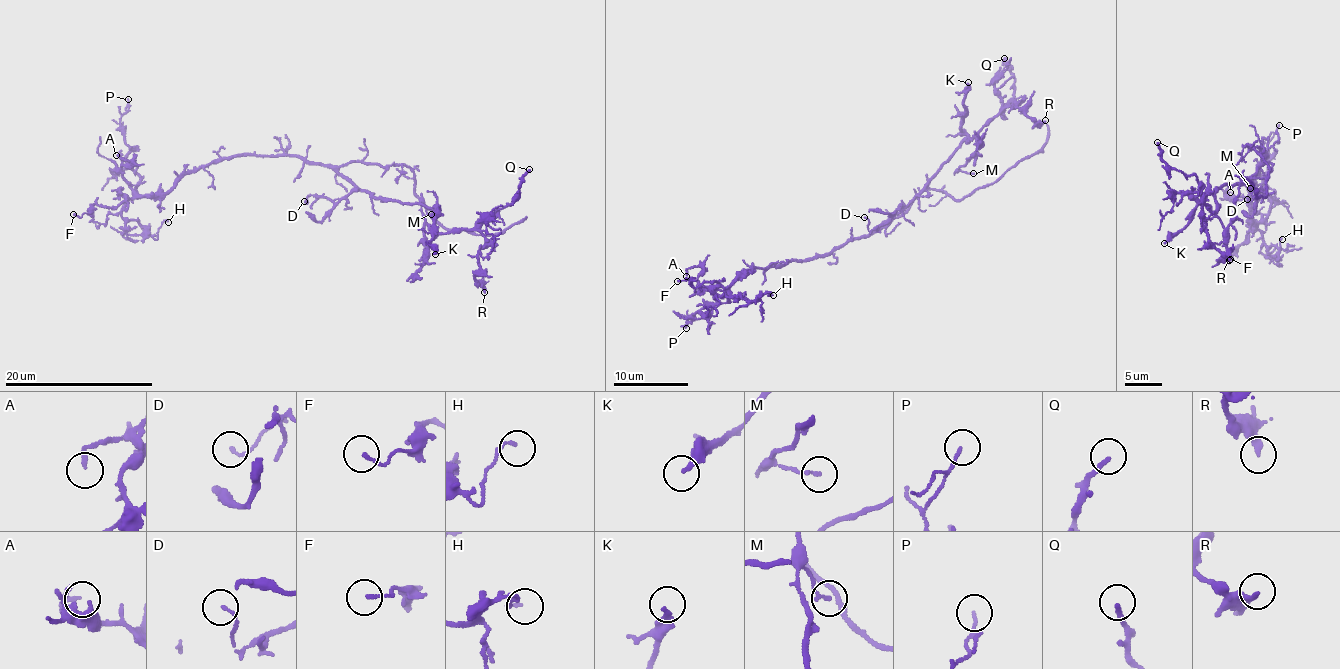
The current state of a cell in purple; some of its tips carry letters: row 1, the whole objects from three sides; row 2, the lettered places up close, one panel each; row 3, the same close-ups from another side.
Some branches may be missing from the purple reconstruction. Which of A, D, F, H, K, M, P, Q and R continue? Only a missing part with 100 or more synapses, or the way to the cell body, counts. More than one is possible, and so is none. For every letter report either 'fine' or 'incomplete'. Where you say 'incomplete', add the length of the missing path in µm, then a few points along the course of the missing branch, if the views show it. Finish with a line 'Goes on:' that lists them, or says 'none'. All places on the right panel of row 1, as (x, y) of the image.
A: fine
D: fine
F: fine
H: fine
K: fine
M: fine
P: fine
Q: fine
R: fine
Goes on: none

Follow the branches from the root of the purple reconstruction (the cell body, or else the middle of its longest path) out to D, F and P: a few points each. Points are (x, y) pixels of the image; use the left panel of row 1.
D: (309, 162), (334, 169), (356, 188), (339, 201), (312, 194), (308, 196), (306, 203), (304, 201)
F: (309, 162), (237, 153), (189, 170), (165, 192), (73, 214)
P: (309, 162), (237, 153), (189, 170), (165, 192), (137, 194), (121, 122), (128, 99)

